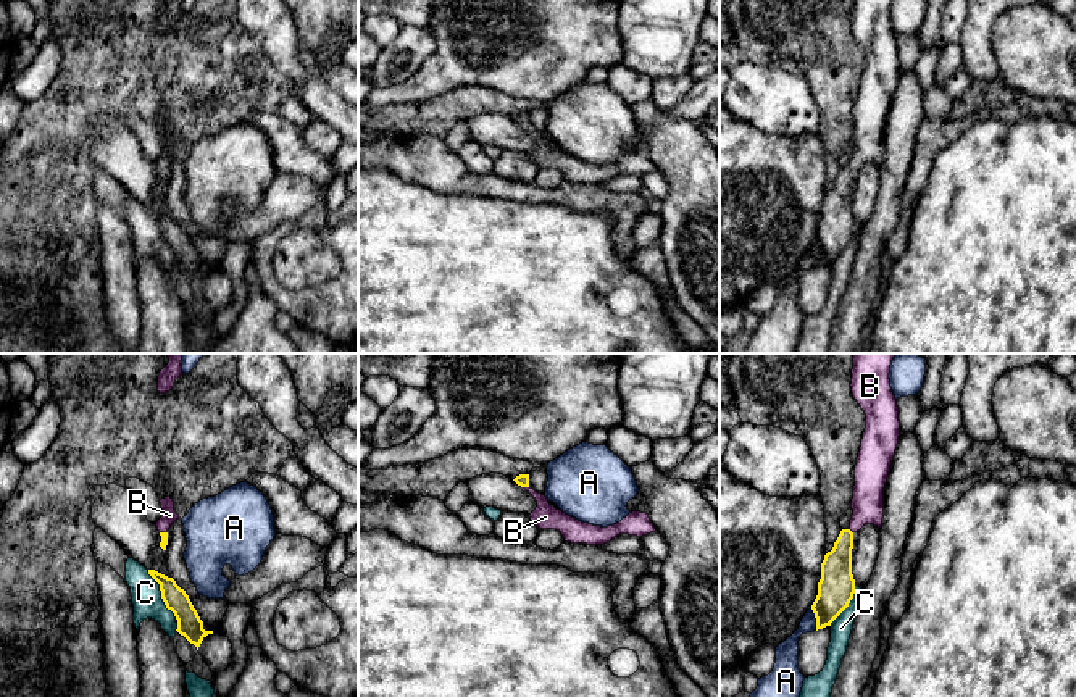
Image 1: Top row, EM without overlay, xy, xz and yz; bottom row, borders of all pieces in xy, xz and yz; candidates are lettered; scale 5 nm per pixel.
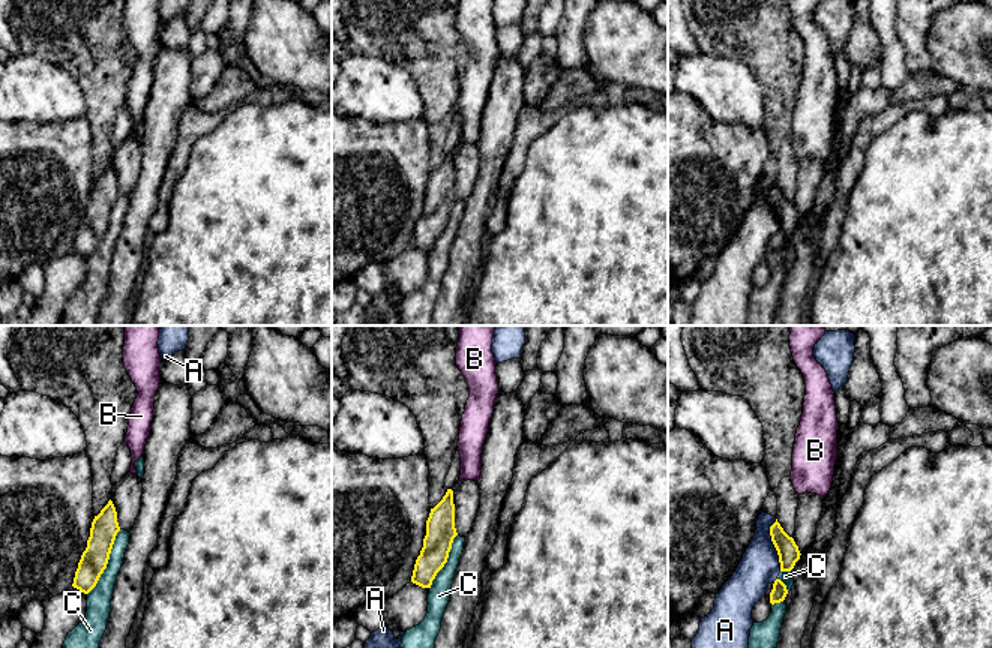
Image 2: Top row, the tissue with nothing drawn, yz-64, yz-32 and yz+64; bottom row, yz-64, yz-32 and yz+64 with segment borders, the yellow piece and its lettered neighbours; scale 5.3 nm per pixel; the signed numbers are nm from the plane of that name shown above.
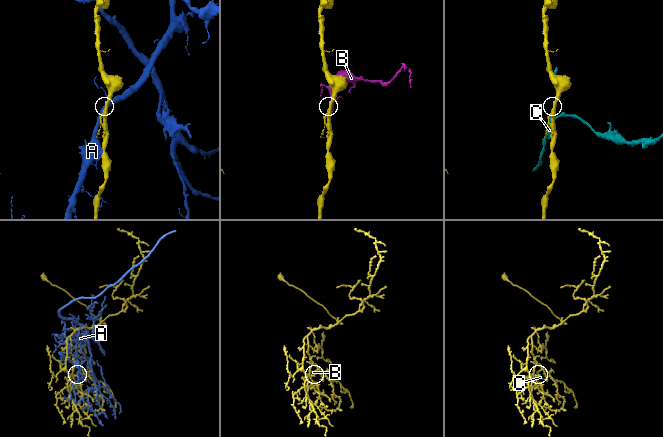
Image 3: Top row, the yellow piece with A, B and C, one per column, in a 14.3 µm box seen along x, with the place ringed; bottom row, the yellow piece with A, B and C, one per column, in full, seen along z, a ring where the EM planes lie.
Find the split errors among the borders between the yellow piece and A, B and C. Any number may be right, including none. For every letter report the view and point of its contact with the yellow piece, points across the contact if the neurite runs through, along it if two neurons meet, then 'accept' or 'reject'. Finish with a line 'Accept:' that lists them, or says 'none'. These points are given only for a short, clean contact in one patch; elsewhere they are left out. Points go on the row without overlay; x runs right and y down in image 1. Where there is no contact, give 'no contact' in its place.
A: contact yz (817, 258); reject
B: contact xz (526, 125); way xz (523, 118), (526, 125), (542, 141), (546, 155); accept
C: contact xy (162, 233); reject
Accept: B

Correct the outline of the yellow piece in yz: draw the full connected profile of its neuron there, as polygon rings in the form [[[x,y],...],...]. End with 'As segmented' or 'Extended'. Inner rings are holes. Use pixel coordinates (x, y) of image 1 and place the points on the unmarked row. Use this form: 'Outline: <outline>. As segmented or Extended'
Outline: [[[842,168],[832,189],[824,194],[818,234],[811,244],[816,269],[831,265],[853,237],[852,187],[853,171]]]. As segmented

